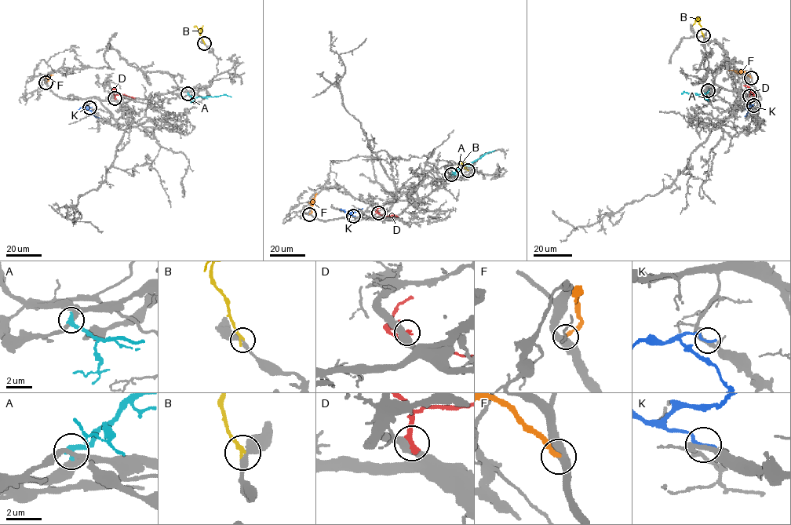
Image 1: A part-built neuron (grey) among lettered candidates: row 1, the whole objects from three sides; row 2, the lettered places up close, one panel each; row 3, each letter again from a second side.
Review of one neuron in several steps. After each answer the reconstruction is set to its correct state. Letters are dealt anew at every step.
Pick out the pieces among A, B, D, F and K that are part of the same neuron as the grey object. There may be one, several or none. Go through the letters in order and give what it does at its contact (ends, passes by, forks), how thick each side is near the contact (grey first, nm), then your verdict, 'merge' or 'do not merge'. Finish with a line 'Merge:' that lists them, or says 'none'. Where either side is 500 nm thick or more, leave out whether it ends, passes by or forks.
A: it ends | 260/380 nm | do not merge
B: it ends | 360/240 nm | do not merge
D: it ends | 440/320 nm | do not merge
F: it ends | 480/240 nm | do not merge
K: it ends | 320/240 nm | do not merge
Merge: none

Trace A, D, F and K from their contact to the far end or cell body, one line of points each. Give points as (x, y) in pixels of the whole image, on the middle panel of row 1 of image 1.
A: (451, 174), (494, 150)
D: (379, 213), (398, 216)
F: (310, 213), (316, 193)
K: (354, 216), (350, 213), (362, 208)

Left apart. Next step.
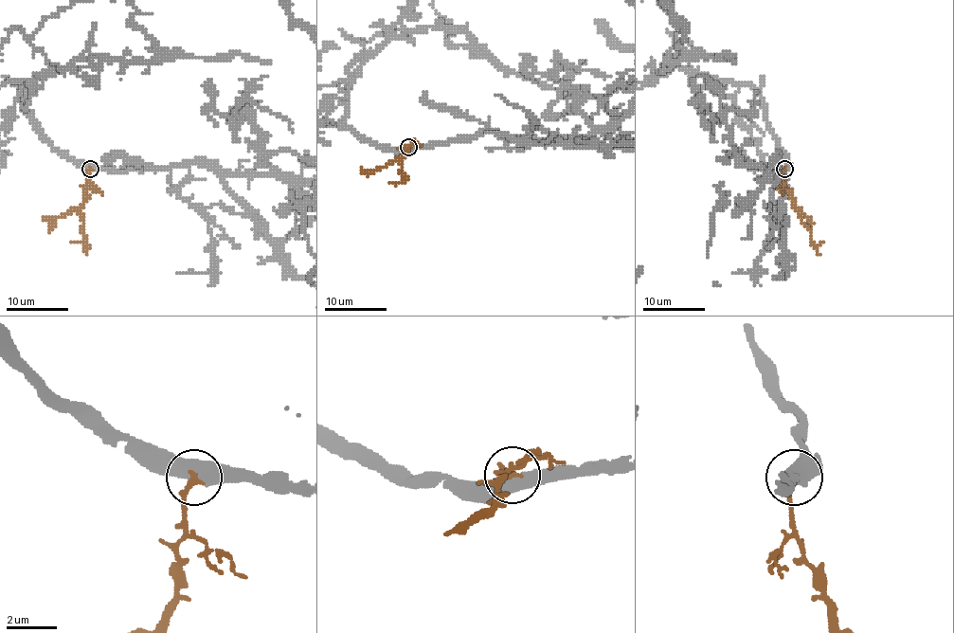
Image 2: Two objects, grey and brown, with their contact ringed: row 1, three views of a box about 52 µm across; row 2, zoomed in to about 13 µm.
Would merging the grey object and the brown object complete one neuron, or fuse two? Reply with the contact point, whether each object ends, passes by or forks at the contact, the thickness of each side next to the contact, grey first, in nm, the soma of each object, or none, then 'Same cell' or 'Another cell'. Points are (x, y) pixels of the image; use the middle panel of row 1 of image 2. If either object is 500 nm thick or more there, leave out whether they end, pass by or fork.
Place: (408, 147). Thickness 500 nm (grey) against 240 nm. Soma of grey: none. Soma of brown: none. Same cell

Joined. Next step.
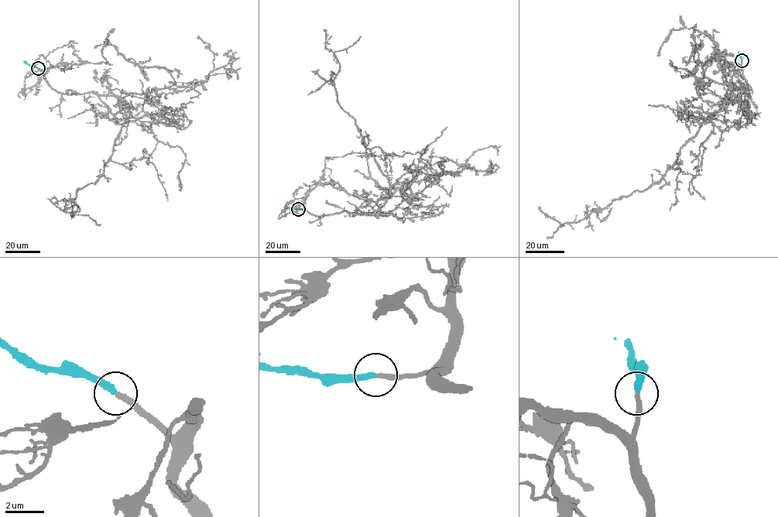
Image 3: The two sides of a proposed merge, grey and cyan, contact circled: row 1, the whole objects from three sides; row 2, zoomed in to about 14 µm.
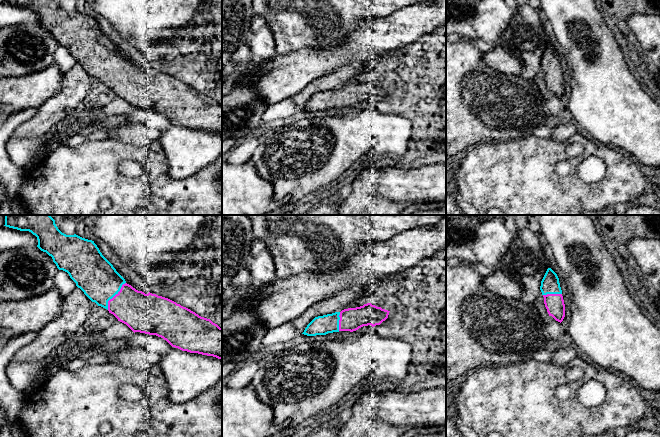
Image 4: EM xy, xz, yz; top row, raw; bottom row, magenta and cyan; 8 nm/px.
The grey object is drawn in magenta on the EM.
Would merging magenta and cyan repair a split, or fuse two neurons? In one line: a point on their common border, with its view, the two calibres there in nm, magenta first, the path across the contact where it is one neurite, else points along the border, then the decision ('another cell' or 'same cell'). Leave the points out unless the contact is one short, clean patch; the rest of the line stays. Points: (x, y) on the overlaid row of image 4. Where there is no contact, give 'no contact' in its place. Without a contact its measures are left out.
contact xy (114, 296); calibres 300 and 320 nm; way xy (140, 312), (114, 296), (98, 279); same cell

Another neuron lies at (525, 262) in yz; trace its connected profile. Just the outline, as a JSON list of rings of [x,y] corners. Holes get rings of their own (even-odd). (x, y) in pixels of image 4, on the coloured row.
[[[530,229],[518,230],[513,243],[495,265],[522,286],[521,300],[528,305],[542,295],[541,281],[549,268],[538,236]]]

